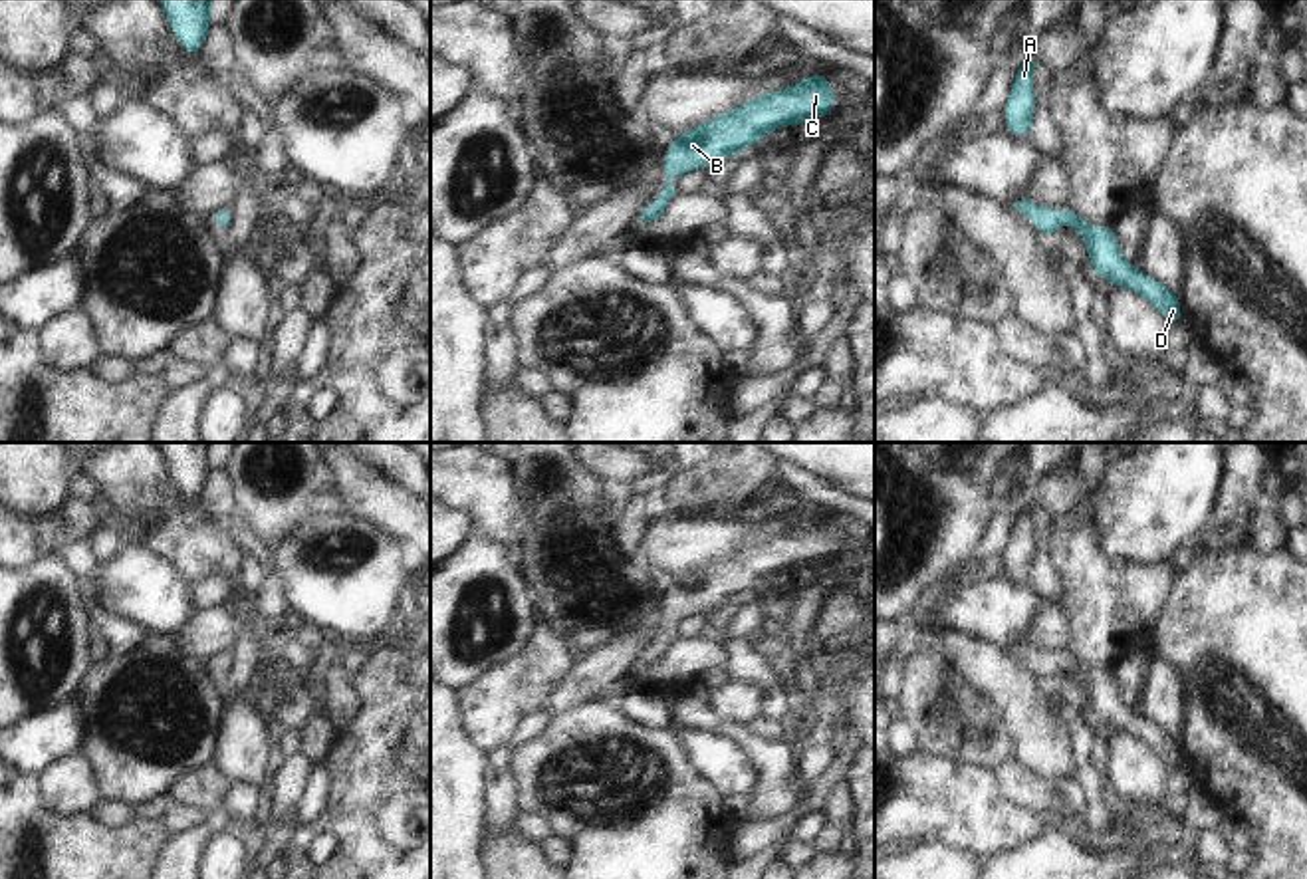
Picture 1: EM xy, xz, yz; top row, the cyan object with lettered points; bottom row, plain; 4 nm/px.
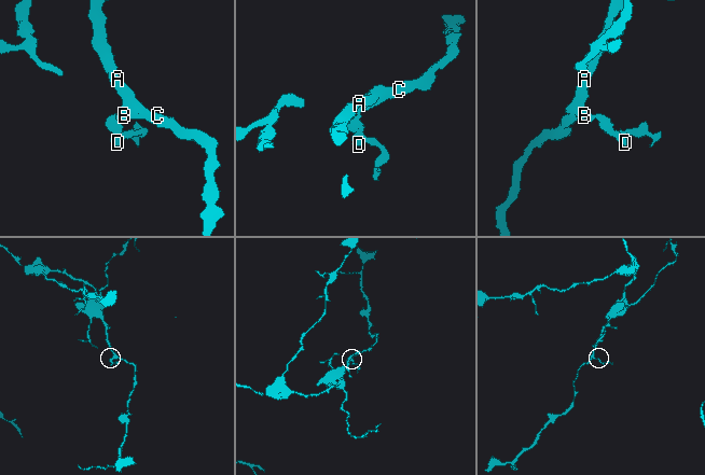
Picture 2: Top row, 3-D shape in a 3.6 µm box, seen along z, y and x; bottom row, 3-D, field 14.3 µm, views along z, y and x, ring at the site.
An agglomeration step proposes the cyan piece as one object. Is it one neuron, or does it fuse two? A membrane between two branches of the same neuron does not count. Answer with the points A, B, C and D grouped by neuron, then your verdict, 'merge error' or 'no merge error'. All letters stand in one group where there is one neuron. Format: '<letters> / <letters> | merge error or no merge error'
A B C D | no merge error

